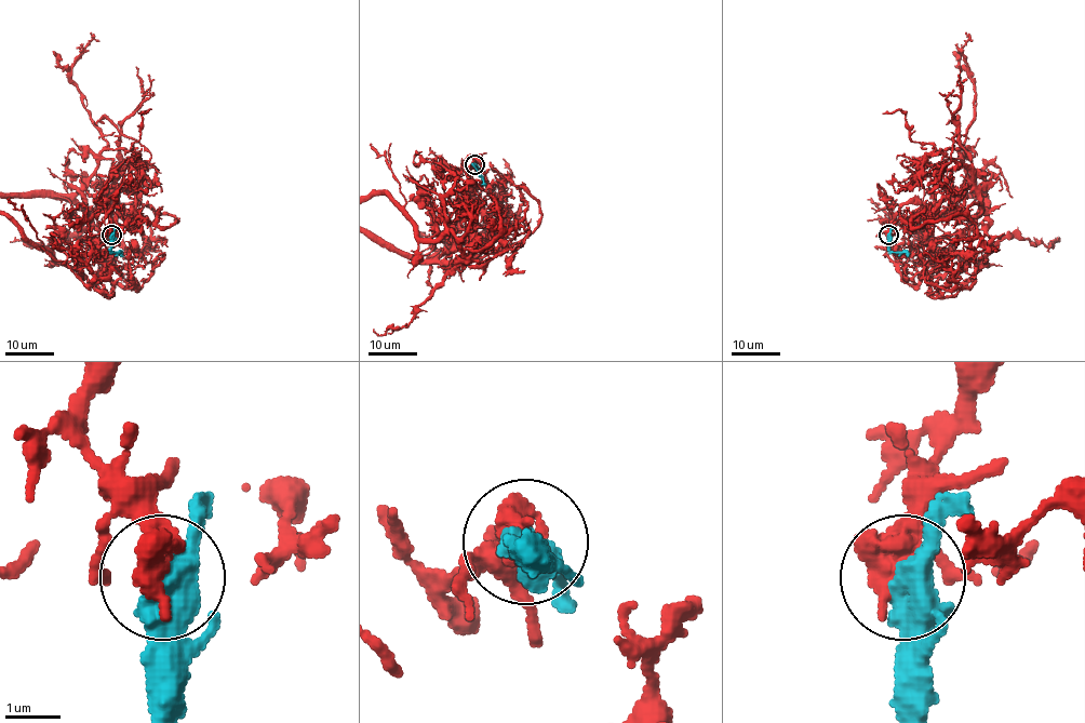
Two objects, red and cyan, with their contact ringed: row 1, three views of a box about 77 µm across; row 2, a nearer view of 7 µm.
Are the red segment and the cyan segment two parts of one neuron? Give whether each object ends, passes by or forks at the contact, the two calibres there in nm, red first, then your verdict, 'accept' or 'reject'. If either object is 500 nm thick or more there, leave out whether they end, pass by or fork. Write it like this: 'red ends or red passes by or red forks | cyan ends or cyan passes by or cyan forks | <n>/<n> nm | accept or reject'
600/500 nm | reject

